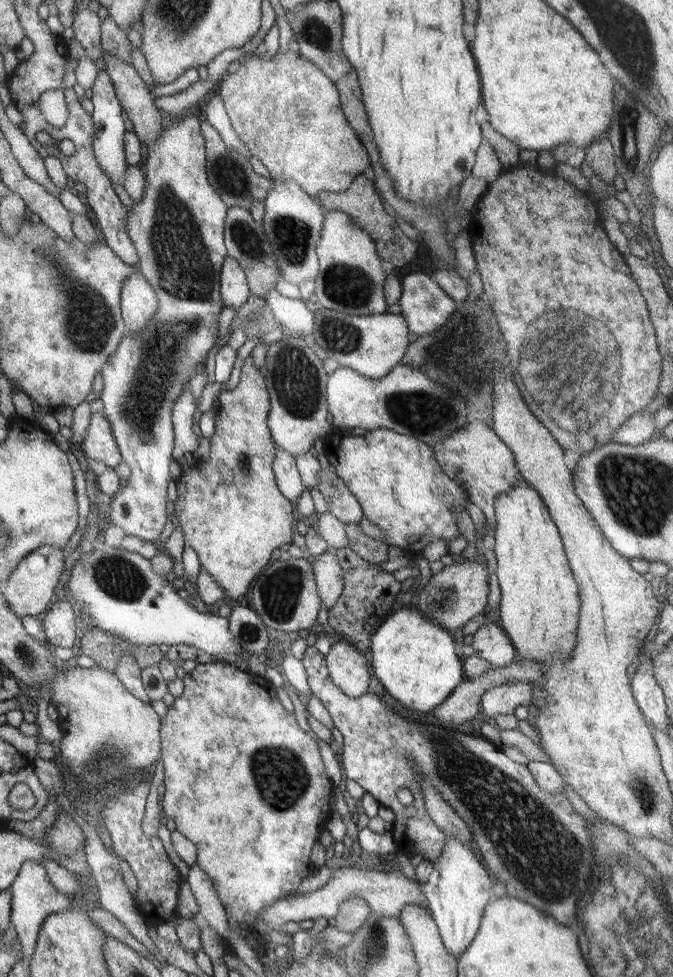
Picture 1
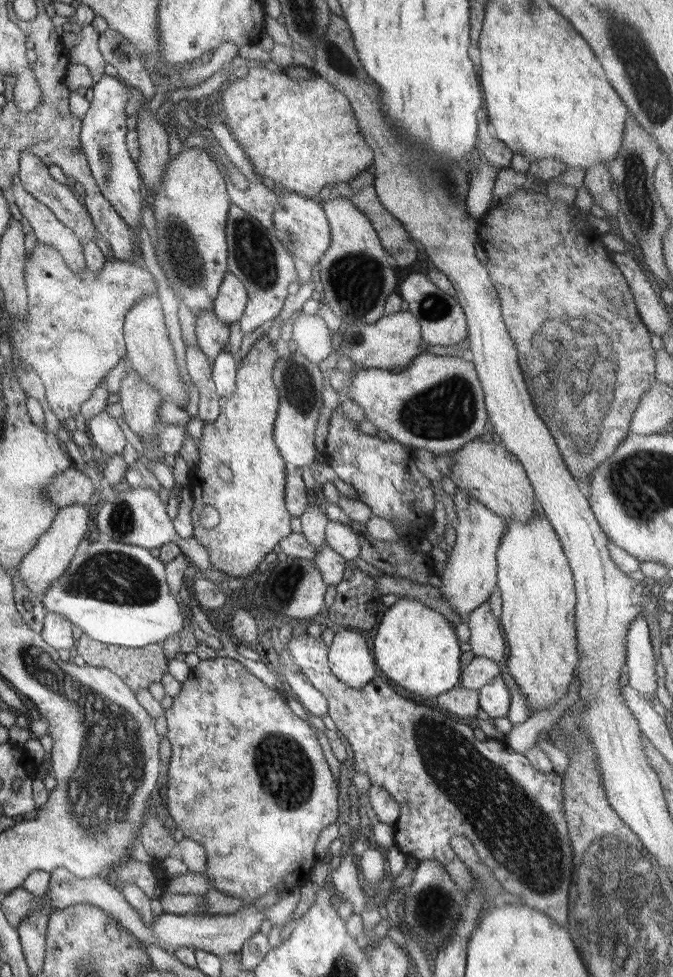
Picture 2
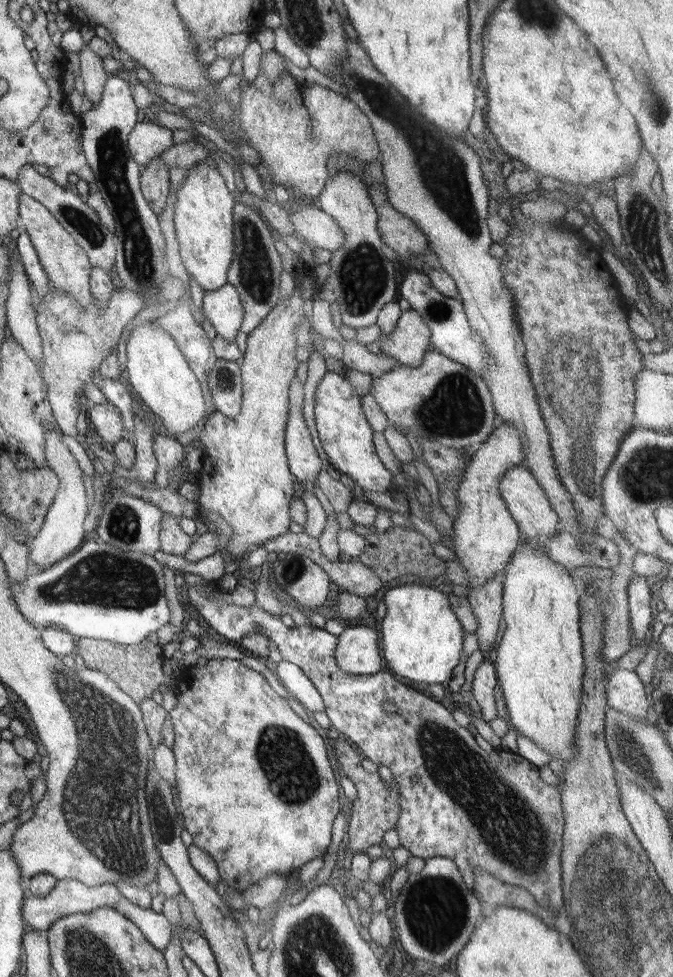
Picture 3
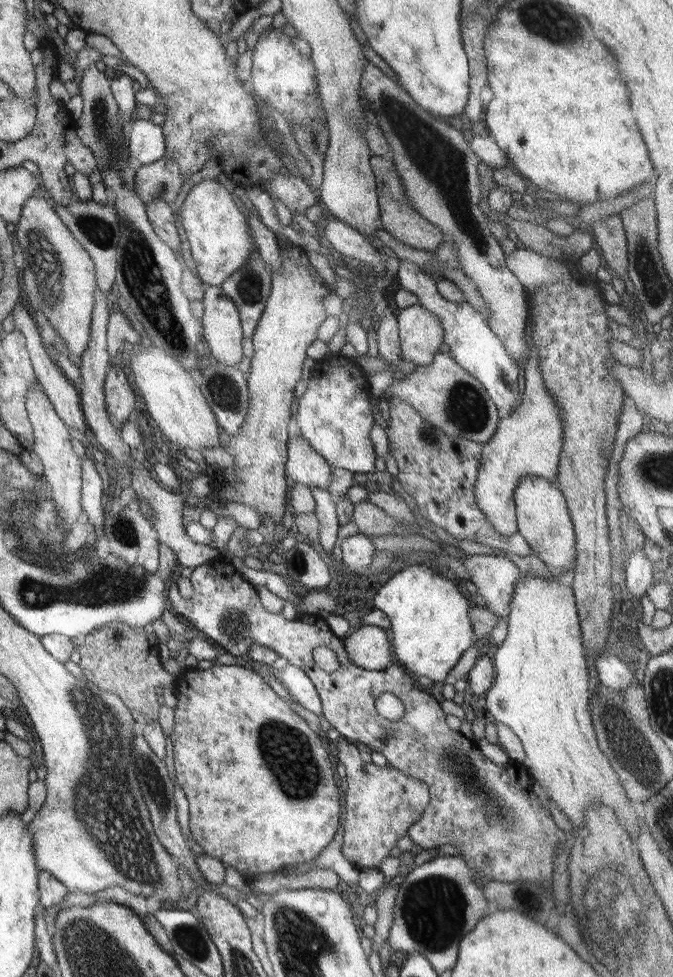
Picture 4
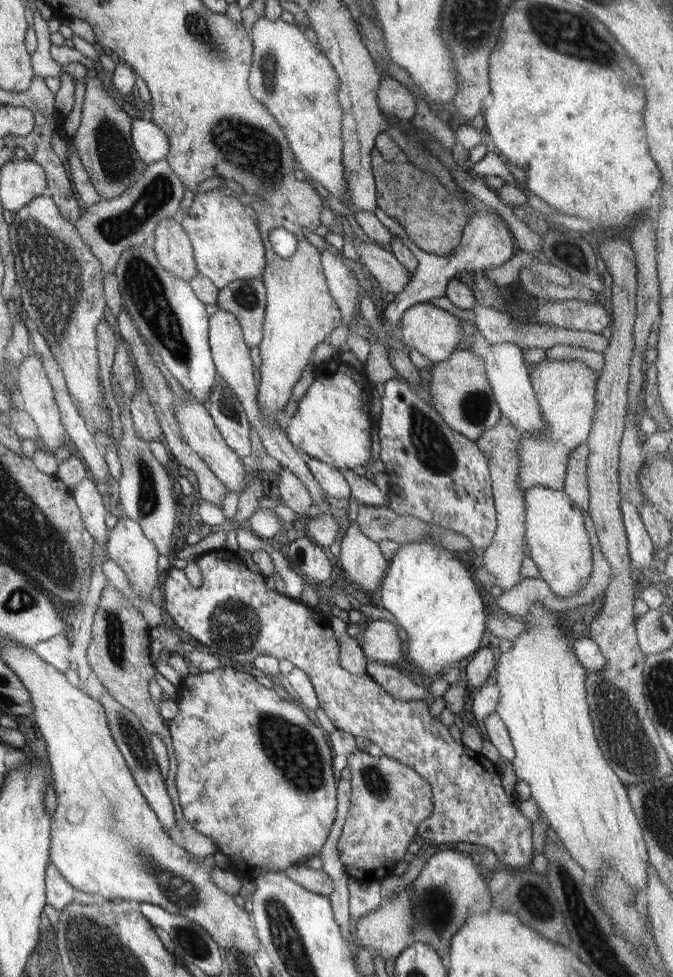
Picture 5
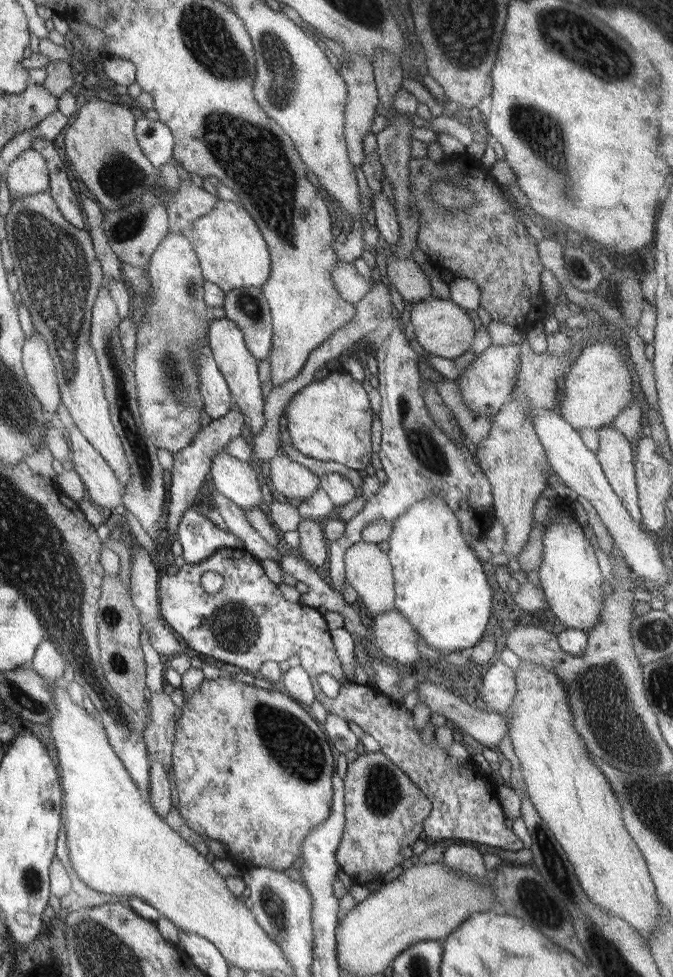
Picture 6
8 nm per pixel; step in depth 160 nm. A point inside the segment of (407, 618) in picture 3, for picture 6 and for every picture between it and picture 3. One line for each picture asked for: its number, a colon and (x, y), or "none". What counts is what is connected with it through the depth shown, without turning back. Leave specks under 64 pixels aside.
4: (430, 622)
5: (434, 598)
6: (439, 585)

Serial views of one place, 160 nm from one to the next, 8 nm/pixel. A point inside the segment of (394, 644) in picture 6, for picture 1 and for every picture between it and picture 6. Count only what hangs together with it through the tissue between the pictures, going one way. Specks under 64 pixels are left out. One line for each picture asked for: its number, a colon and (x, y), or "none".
1: (347, 668)
2: (349, 659)
3: (357, 652)
4: (367, 646)
5: (379, 642)

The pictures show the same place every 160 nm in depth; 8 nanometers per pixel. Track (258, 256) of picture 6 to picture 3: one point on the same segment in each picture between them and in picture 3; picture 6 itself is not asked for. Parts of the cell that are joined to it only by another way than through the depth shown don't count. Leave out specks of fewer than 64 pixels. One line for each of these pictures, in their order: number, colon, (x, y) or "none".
3: (203, 223)
4: (216, 230)
5: (226, 246)

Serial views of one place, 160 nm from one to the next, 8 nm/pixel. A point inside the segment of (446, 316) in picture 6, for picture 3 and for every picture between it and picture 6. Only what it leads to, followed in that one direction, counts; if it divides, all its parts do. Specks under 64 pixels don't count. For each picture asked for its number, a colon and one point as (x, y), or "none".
3: (407, 343)
4: (420, 333)
5: (434, 333)

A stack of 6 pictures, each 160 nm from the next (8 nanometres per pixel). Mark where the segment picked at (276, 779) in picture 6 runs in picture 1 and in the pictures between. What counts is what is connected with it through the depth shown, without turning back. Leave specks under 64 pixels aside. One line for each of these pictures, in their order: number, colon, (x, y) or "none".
1: (233, 758)
2: (230, 733)
3: (227, 718)
4: (232, 736)
5: (253, 773)

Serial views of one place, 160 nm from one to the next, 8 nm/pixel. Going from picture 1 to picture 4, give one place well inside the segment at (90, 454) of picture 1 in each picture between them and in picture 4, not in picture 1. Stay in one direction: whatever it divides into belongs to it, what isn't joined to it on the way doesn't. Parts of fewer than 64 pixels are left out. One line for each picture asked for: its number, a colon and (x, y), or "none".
2: (107, 440)
3: (106, 421)
4: (118, 397)

